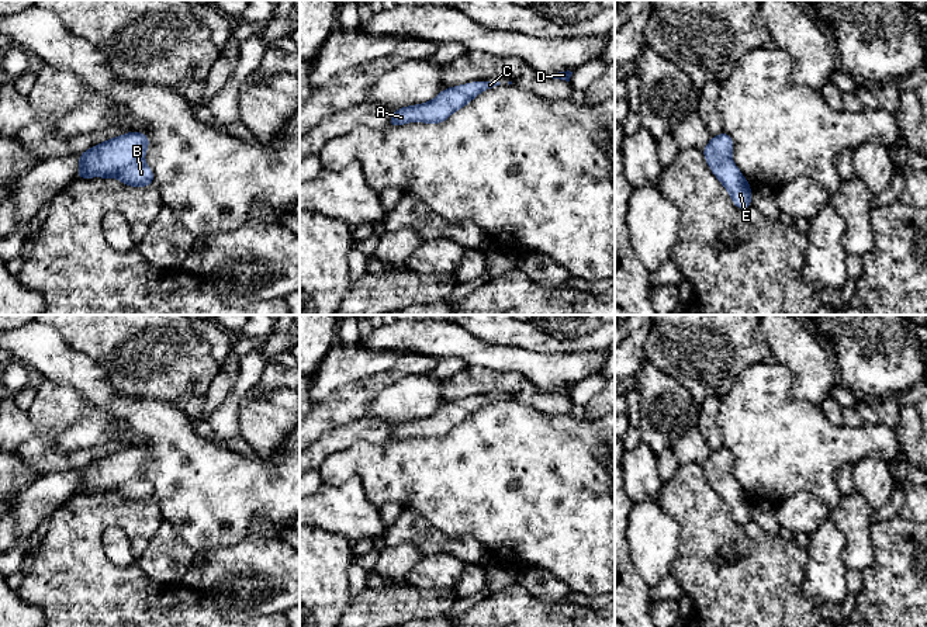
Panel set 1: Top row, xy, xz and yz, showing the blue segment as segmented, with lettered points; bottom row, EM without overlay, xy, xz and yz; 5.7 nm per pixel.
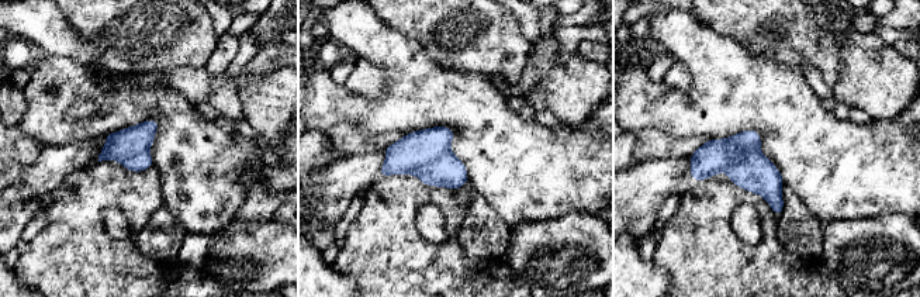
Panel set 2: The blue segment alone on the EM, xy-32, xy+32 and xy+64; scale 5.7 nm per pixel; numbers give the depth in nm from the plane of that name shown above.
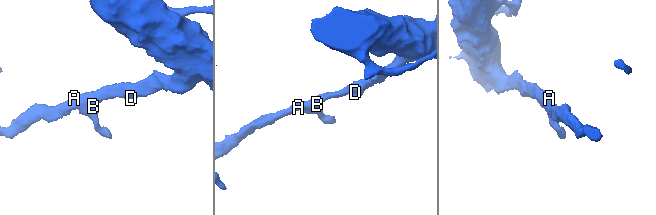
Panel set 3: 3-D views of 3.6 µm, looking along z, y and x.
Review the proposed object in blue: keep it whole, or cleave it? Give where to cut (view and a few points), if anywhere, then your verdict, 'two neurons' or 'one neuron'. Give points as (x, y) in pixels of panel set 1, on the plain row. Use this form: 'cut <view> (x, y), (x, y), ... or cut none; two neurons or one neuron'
cut none; one neuron

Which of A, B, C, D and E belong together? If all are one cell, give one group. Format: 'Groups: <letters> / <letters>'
Groups: A B C D E

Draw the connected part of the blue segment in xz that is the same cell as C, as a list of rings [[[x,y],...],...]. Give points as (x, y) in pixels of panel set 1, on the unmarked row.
[[[482,395],[443,403],[430,416],[399,422],[387,440],[399,441],[408,437],[442,439],[449,434],[454,426],[466,422],[480,408],[499,399],[499,396]]]

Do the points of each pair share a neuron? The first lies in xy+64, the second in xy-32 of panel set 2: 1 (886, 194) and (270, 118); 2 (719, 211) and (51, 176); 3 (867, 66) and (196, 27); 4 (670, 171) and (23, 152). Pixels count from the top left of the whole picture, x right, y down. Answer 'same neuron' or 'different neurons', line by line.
1: different neurons
2: different neurons
3: different neurons
4: different neurons

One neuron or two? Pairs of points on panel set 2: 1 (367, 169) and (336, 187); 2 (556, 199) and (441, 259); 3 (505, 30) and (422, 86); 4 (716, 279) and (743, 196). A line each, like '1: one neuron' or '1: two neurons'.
1: one neuron
2: two neurons
3: two neurons
4: one neuron

